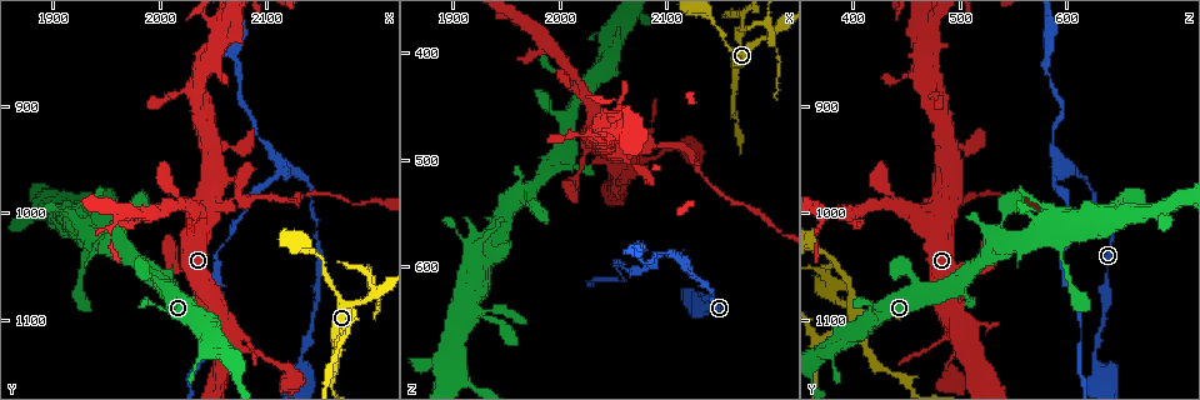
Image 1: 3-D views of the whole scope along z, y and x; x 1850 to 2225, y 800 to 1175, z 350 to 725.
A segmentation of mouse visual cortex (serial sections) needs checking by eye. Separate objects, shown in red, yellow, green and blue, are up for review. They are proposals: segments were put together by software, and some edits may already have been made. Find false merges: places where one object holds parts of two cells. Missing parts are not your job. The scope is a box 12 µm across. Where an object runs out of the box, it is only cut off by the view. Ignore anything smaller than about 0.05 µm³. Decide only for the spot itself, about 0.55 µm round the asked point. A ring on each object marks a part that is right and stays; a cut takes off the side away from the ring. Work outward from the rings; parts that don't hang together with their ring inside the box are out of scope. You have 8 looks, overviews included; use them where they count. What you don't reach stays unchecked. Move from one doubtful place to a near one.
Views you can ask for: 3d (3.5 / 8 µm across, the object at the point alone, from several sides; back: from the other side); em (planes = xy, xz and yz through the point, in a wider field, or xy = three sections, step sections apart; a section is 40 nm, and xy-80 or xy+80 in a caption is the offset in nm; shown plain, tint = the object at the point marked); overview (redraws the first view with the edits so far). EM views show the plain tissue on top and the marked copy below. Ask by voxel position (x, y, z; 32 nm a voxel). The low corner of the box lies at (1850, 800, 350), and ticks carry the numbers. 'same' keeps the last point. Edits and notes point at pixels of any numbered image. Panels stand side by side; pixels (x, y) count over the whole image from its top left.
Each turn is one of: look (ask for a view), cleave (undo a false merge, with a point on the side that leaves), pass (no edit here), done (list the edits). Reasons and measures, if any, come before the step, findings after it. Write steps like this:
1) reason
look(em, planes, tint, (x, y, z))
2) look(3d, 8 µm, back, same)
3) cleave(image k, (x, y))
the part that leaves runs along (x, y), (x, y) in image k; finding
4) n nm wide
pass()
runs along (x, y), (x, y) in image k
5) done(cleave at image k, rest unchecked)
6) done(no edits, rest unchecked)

sharp bend
look(3d, 8 µm, (2200, 1076, 382))

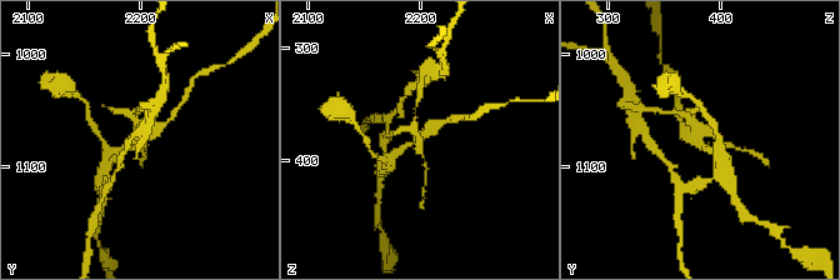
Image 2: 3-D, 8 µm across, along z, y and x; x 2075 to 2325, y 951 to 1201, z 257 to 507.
look(3d, 3.5 µm, (2200, 1074, 378))

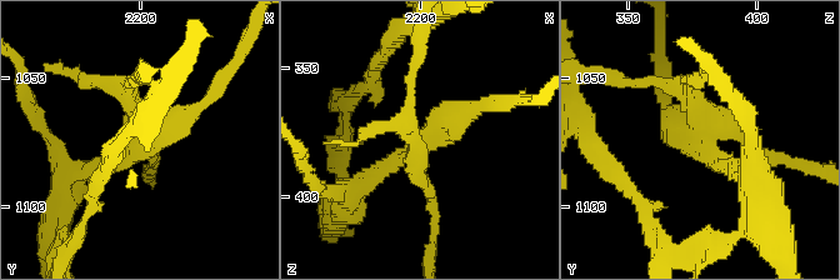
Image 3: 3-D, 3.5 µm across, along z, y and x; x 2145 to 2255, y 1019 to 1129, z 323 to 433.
look(em, xy, step 5, tint, (2201, 1075, 381))

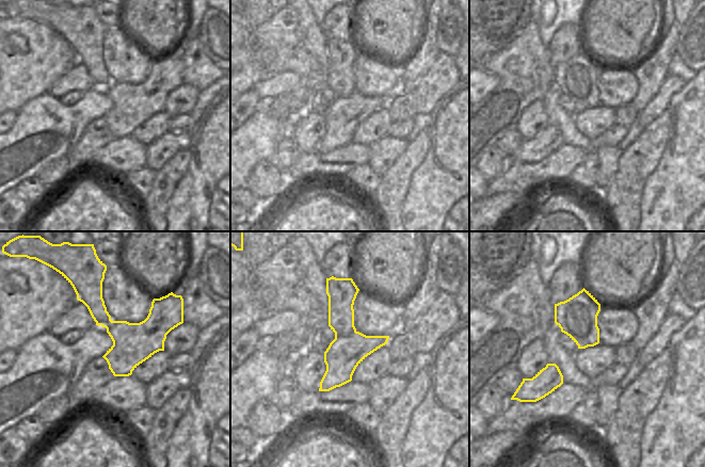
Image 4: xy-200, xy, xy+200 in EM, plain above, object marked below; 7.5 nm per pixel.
cleave(image 3, (405, 135))
border along (355, 331), (348, 335), (335, 336) in image 4; two cells meet here

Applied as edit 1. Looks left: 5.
see it whole again
look(overview)

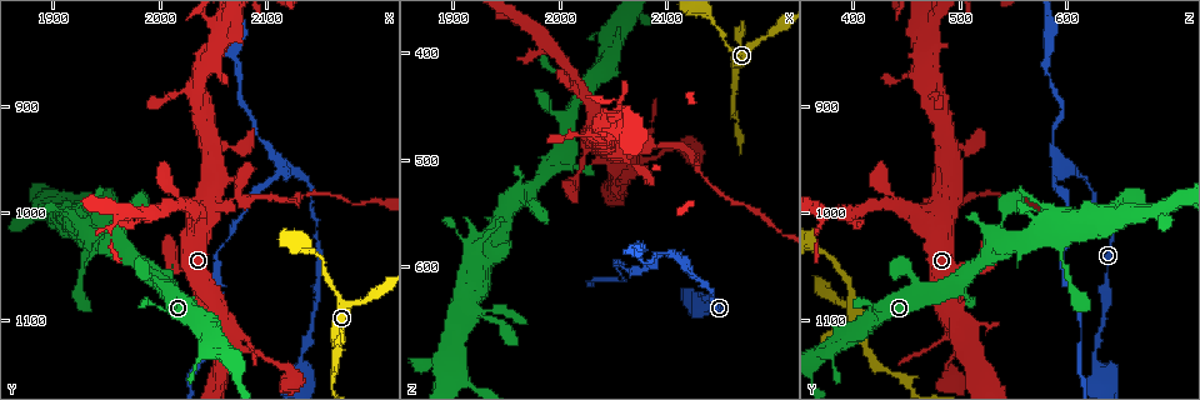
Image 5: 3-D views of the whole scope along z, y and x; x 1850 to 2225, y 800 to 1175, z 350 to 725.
thin neck
look(3d, 3.5 µm, (1920, 996, 644))

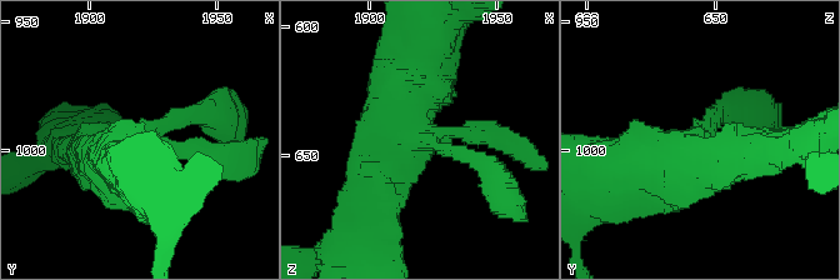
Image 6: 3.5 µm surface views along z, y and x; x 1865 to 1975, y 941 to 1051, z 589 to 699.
look(em, xy, step 5, tint, same)

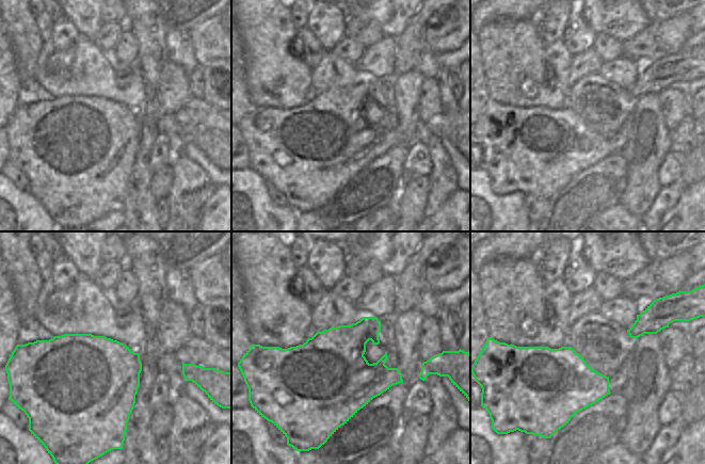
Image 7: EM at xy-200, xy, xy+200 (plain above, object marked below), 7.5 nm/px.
pass()
runs along (423, 64), (373, 173), (373, 208) in image 6; all the same cell

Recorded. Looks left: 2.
done(cleave at image 3, rest unchecked)

